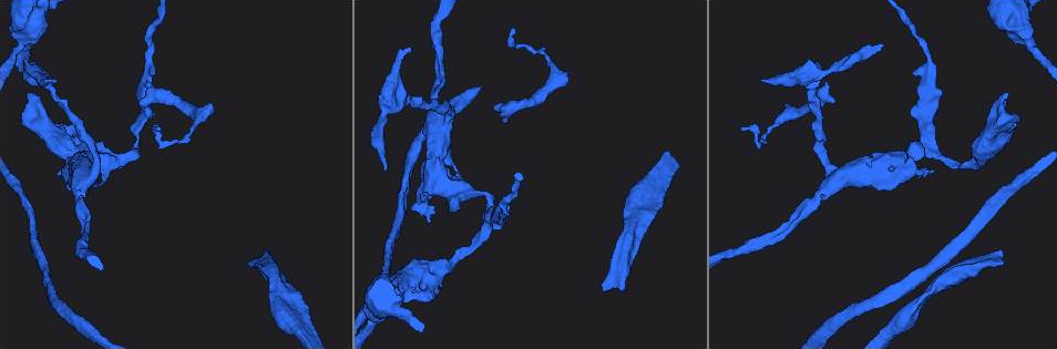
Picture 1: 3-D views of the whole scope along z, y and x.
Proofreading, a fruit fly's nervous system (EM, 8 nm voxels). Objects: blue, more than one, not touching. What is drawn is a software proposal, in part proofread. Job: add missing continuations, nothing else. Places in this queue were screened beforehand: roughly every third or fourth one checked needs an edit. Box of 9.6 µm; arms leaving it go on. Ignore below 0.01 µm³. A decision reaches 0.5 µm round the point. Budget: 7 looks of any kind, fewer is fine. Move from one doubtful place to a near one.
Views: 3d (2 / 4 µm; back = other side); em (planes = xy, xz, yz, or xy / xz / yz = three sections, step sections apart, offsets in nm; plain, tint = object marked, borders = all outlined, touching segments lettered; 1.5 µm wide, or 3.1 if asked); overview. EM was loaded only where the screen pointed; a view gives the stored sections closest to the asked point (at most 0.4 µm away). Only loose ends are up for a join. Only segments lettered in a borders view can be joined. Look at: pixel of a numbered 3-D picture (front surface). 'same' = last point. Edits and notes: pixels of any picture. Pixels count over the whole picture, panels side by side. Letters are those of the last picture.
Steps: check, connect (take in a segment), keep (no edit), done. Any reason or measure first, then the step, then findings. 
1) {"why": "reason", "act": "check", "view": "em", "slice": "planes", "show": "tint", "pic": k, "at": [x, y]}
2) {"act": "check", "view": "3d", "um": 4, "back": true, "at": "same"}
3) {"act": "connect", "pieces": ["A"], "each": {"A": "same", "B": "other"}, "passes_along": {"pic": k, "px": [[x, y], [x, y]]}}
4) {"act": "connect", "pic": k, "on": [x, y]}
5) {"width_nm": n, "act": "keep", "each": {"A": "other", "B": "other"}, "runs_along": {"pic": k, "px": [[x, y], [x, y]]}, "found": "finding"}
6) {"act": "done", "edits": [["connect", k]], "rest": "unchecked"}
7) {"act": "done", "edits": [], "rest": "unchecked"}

{"why": "branch stops here", "act": "check", "view": "em", "slice": "planes", "show": "borders", "pic": 1, "at": [913, 74]}

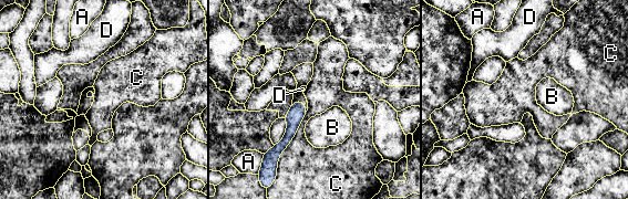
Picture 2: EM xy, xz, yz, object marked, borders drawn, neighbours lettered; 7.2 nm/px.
{"act": "keep", "each": {"A": "other", "B": "other", "C": "other", "D": "other"}, "runs_along": {"pic": 2, "px": [[299, 104], [273, 163]]}, "found": "none of them fits"}

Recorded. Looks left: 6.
{"why": "an open end", "act": "check", "view": "3d", "um": 2, "pic": 1, "at": [57, 81]}

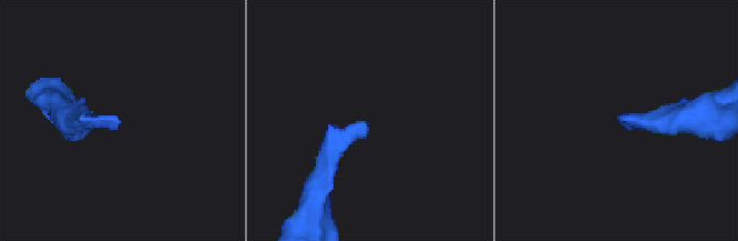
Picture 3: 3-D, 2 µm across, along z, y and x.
{"act": "check", "view": "em", "slice": "xy", "step": 4, "show": "borders", "pic": 3, "at": [118, 124]}

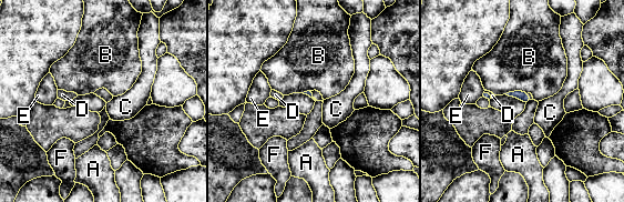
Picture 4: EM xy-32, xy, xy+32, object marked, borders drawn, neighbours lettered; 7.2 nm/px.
{"act": "check", "view": "em", "slice": "planes", "show": "borders", "at": "same"}

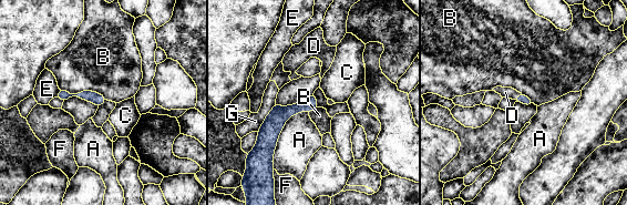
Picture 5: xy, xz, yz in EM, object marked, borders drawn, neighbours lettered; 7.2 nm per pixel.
{"longest_contact_nm": ["A", 500], "act": "connect", "pieces": ["D"], "each": {"A": "other", "B": "other", "C": "other", "D": "same", "E": "other", "F": "other", "G": "other"}, "found": "the neuron continues"}

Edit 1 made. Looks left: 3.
{"act": "done", "edits": [["connect", 5]], "rest": "unchecked"}

